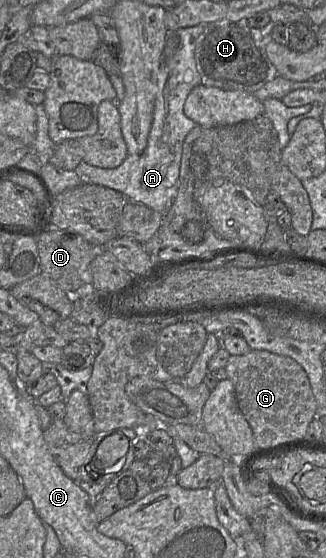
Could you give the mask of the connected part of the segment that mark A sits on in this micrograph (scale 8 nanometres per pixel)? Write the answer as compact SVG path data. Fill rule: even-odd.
M201 23L201 24L193 26L193 27L182 28L182 29L179 29L175 32L169 32L169 33L177 33L177 35L180 38L180 48L172 56L171 59L164 59L164 54L162 54L162 63L161 63L159 73L158 73L158 77L157 77L157 93L156 93L155 106L154 106L154 111L153 111L153 122L152 122L152 126L151 126L151 129L150 129L150 132L149 132L148 143L147 143L146 149L144 150L144 152L141 155L138 155L138 156L128 155L127 158L123 161L123 163L120 166L118 166L117 168L114 168L114 169L98 168L98 167L95 167L95 166L91 166L84 161L81 161L79 163L79 165L75 168L75 172L76 172L76 174L78 174L82 178L83 182L89 182L89 183L92 183L94 185L106 187L106 188L112 189L114 191L117 191L117 192L123 194L129 201L142 203L142 204L146 205L147 207L149 207L149 208L153 209L154 211L159 212L161 214L165 214L170 209L170 207L173 204L174 199L177 196L177 192L178 192L179 169L180 169L180 162L181 162L181 155L182 155L184 140L185 140L186 136L188 135L188 133L194 127L198 126L198 124L196 124L195 122L193 122L192 120L187 118L185 116L184 112L183 112L184 103L185 103L189 93L192 91L193 88L202 84L201 77L200 77L197 69L196 69L195 50L196 50L196 46L198 44L198 41L208 32L208 30L210 28L212 28L212 25Z

